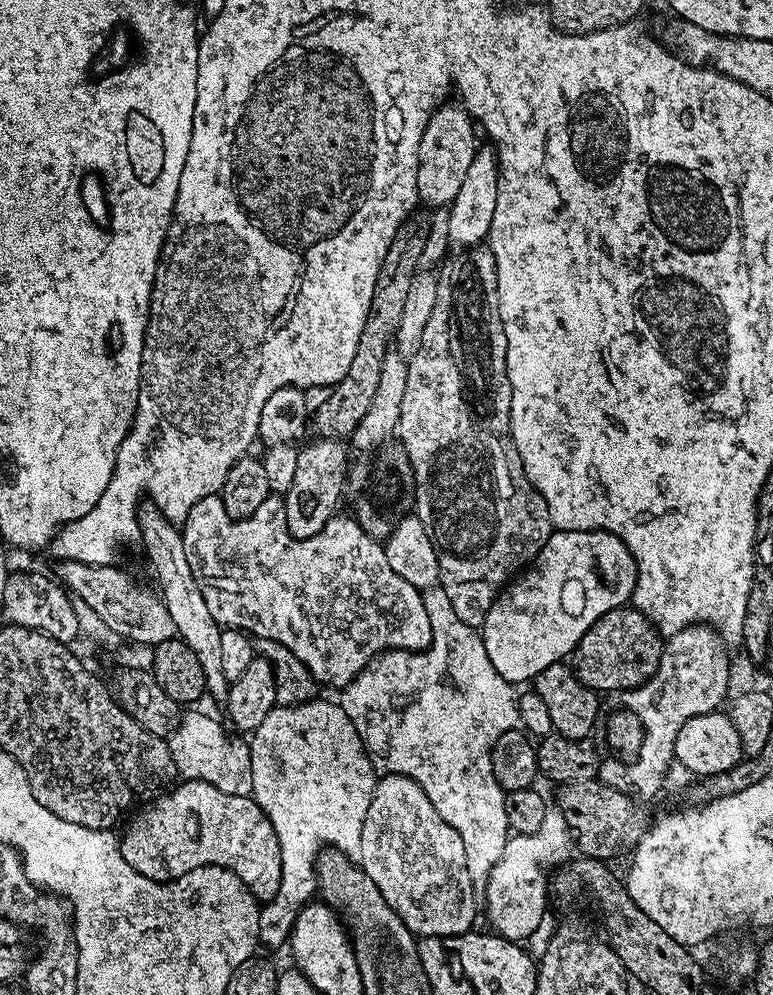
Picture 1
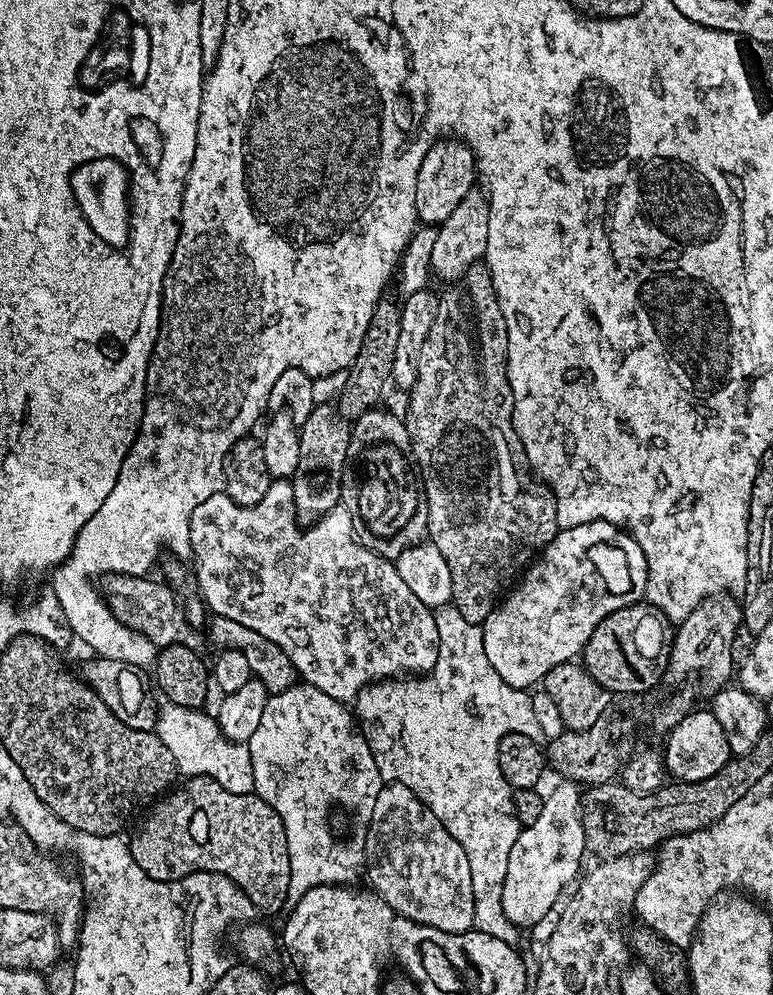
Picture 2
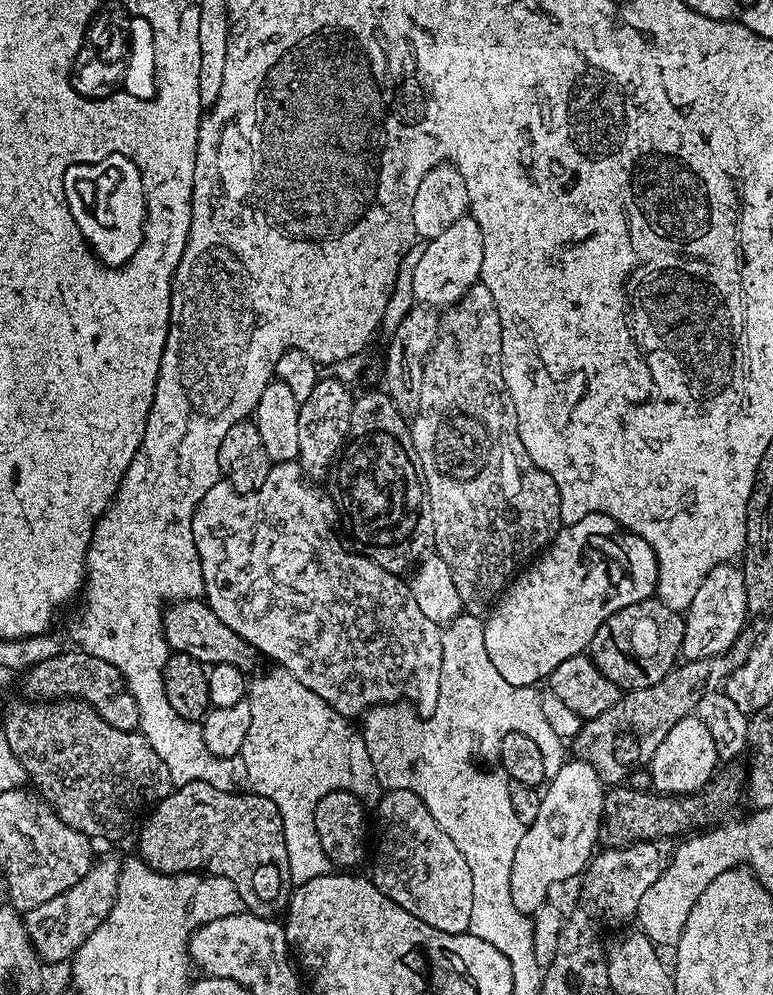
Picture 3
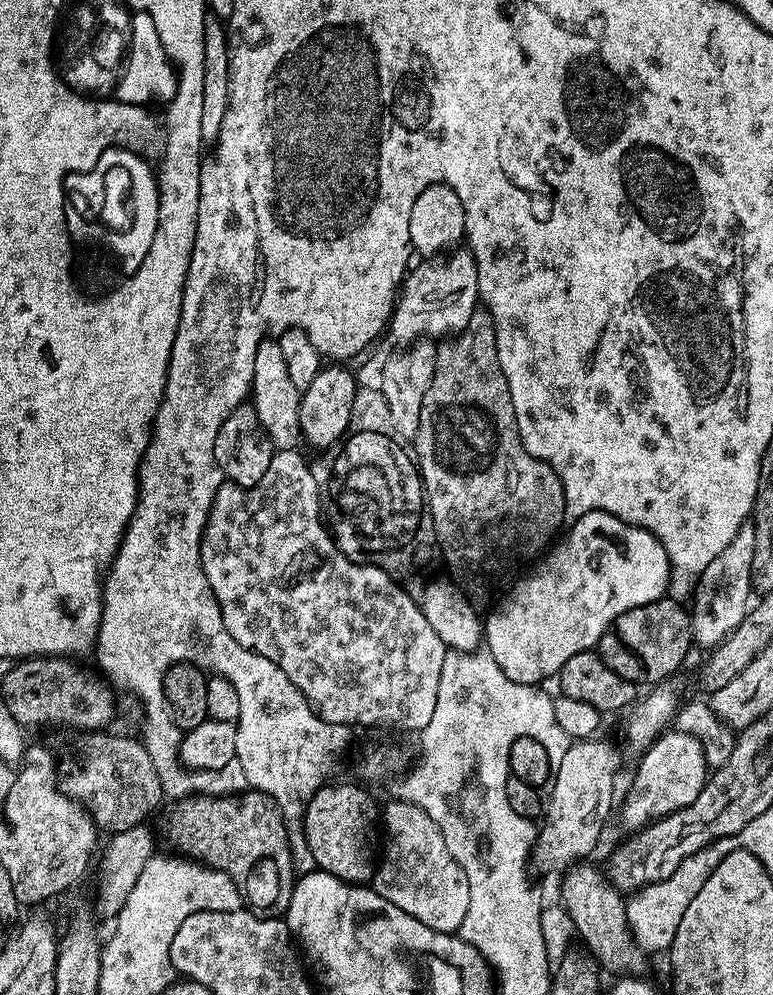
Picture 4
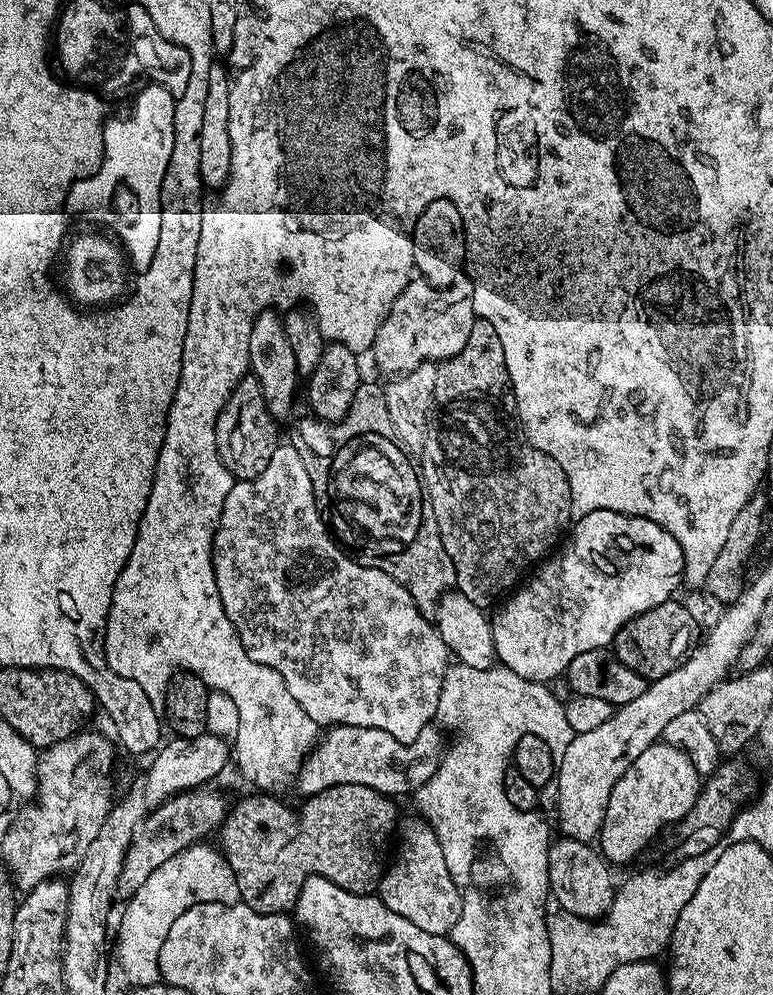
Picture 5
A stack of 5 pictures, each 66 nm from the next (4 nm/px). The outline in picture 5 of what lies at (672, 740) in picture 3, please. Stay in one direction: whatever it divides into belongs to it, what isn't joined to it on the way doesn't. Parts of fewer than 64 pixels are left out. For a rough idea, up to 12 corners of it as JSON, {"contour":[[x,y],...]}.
{"contour":[[650,745],[606,802],[598,851],[628,864],[700,797],[682,749]]}

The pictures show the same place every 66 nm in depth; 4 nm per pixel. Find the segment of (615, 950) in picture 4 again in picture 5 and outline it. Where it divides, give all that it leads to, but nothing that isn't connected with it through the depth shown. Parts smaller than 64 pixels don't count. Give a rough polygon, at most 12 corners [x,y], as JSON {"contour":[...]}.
{"contour":[[587,840],[548,850],[551,899],[595,920],[616,896],[613,869]]}

